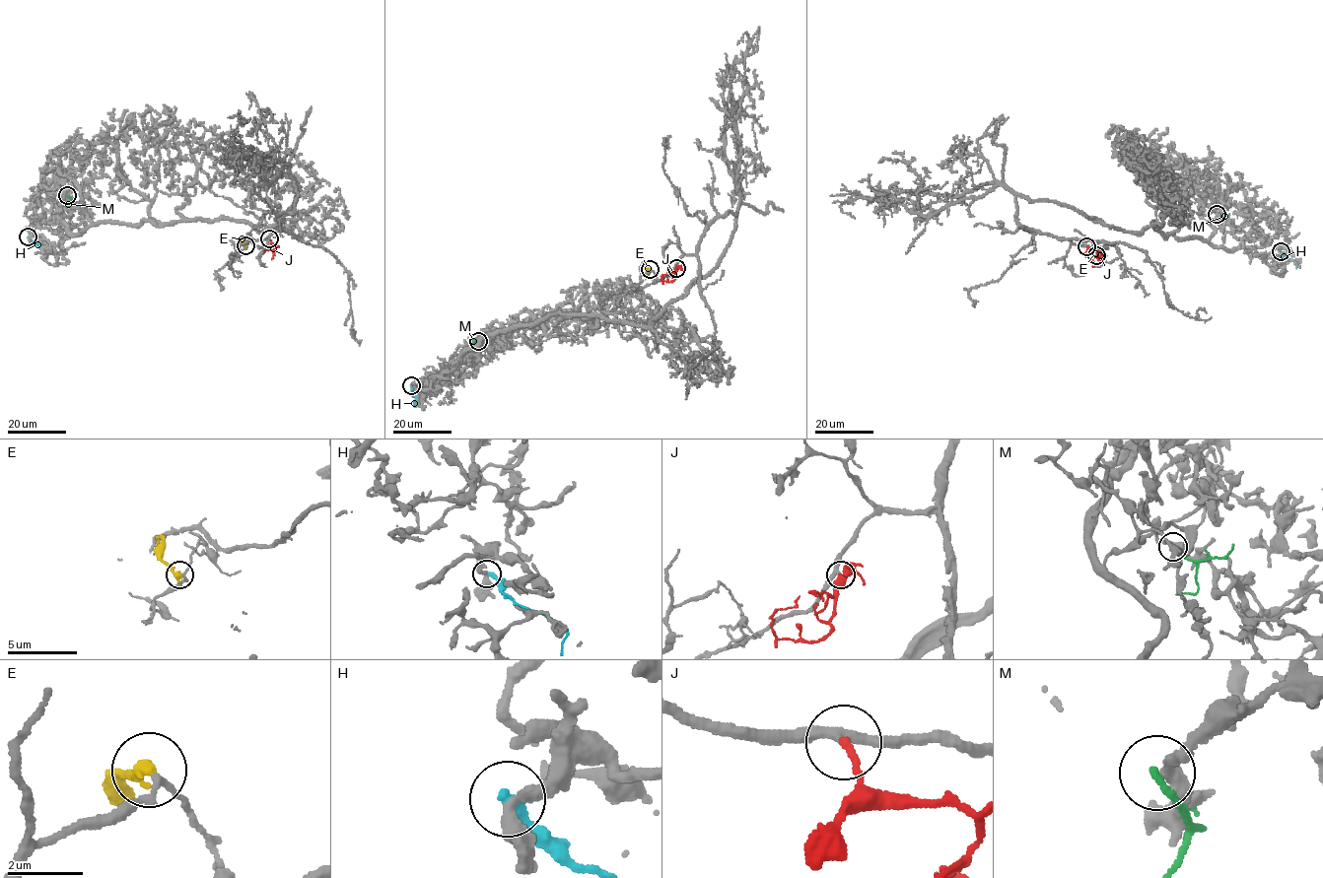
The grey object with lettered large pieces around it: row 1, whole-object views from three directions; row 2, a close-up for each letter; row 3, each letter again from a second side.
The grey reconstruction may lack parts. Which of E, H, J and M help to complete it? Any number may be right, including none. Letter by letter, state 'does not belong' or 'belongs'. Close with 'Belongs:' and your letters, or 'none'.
E: does not belong
H: does not belong
J: belongs
M: does not belong
Belongs: J

